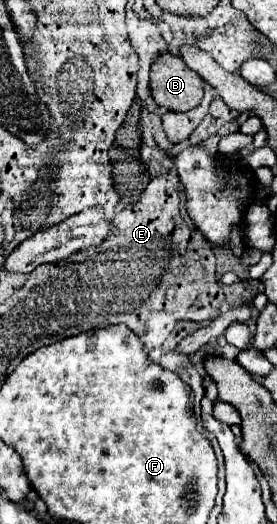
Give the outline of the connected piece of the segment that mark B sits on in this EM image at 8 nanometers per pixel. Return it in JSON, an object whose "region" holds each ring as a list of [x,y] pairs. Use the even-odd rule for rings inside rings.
{"region":[[[168,52],[152,64],[150,88],[156,104],[170,112],[192,110],[204,96],[204,80],[180,56]]]}

